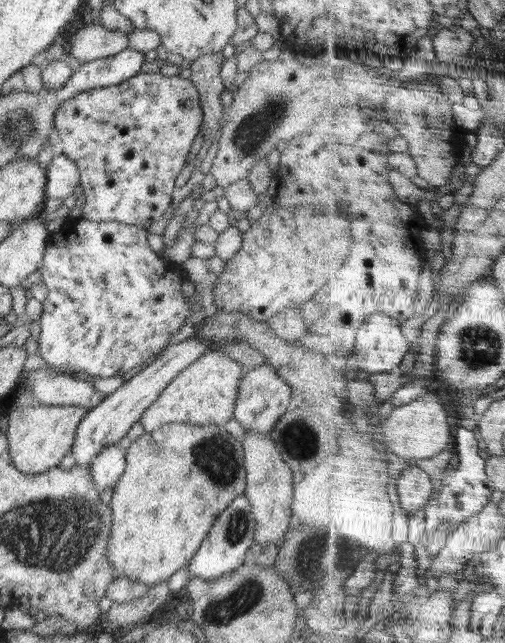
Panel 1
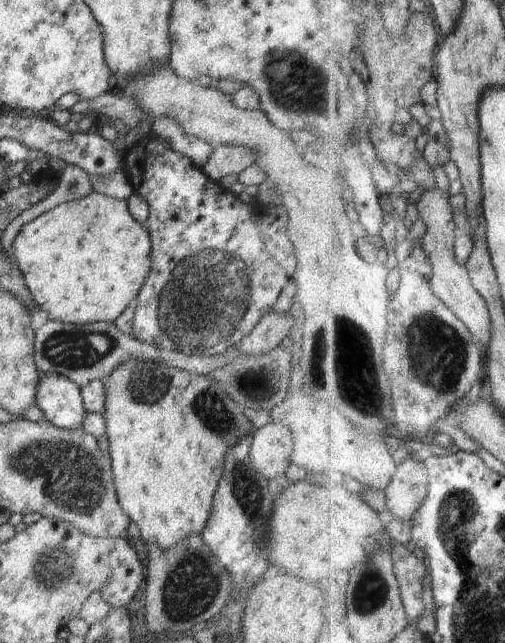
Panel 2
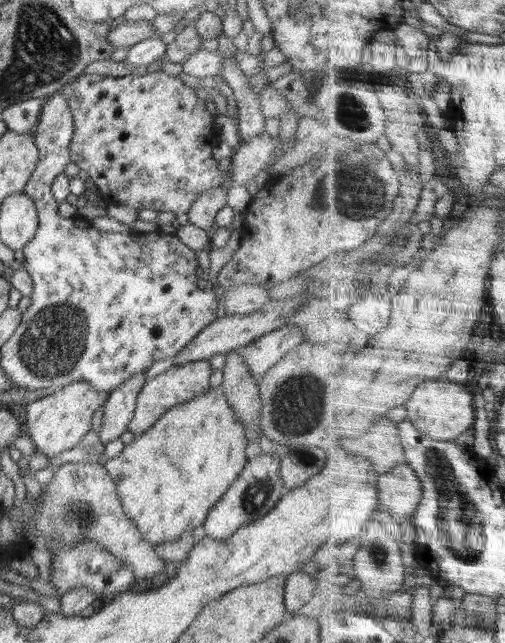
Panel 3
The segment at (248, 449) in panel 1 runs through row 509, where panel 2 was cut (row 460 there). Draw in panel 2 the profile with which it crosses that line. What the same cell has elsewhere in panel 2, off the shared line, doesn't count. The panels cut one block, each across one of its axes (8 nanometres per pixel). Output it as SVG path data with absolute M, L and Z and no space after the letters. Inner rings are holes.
M269 423L255 429L249 454L256 472L272 479L285 474L291 463L294 441L289 428Z

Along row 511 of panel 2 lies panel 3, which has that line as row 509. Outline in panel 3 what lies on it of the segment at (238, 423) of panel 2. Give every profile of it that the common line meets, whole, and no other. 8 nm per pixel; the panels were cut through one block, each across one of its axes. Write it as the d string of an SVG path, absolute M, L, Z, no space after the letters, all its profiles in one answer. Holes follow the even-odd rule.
M210 388L205 394L180 402L162 414L142 435L134 436L130 444L115 458L104 458L102 466L114 482L126 516L152 544L176 542L186 530L204 524L210 508L220 500L247 464L247 440L244 424L236 418L220 388Z

